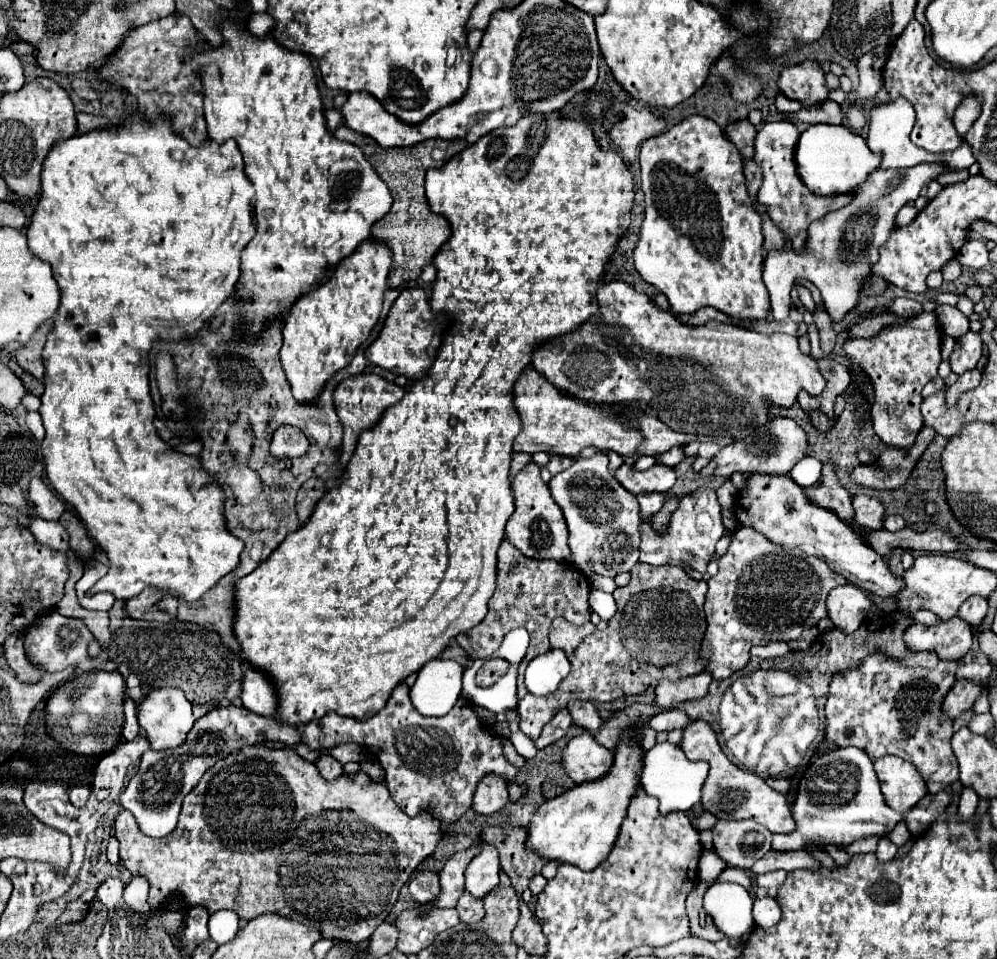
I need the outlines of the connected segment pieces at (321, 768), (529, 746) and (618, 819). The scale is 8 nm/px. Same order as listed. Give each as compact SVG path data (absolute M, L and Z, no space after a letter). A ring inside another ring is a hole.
M322 753L320 755L320 759L316 761L316 769L318 769L318 773L326 779L326 781L334 781L336 777L340 777L344 771L342 771L342 765L334 759L334 757L330 757L328 753Z
M514 729L508 739L512 741L514 749L516 749L524 759L532 759L532 757L536 755L536 751L538 751L538 749L534 747L534 741L528 739L528 737L526 737L522 731L518 731L518 729Z
M622 739L622 747L618 747L618 751L614 751L614 767L610 769L610 773L606 777L602 777L594 783L576 785L574 789L570 789L554 799L548 799L538 807L538 811L532 815L532 819L528 823L526 849L530 849L532 853L536 853L538 857L542 857L546 861L558 861L562 865L568 863L582 871L594 871L598 867L598 863L602 863L606 859L606 855L612 851L612 847L618 839L620 825L626 817L626 807L638 789L640 771L642 771L640 739L634 739L634 743L626 743L626 739Z

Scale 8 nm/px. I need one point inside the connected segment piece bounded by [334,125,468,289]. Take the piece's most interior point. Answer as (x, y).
(413, 233)

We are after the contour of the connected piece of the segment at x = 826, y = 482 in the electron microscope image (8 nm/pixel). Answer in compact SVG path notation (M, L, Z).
M824 463L822 469L822 485L816 491L804 491L806 499L818 507L824 507L828 511L834 511L842 521L852 525L860 535L868 535L870 529L854 523L854 507L852 507L852 495L838 483L838 477L834 473L832 463Z

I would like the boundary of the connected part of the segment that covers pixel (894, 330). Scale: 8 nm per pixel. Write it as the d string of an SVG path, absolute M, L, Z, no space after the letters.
M920 313L908 319L906 325L894 325L882 329L872 339L848 339L844 345L844 355L852 359L852 363L860 365L872 381L874 387L874 405L872 405L872 421L874 431L882 439L882 443L890 447L908 449L914 445L916 435L924 427L924 419L920 413L922 389L928 381L938 375L940 357L940 323L934 313Z

